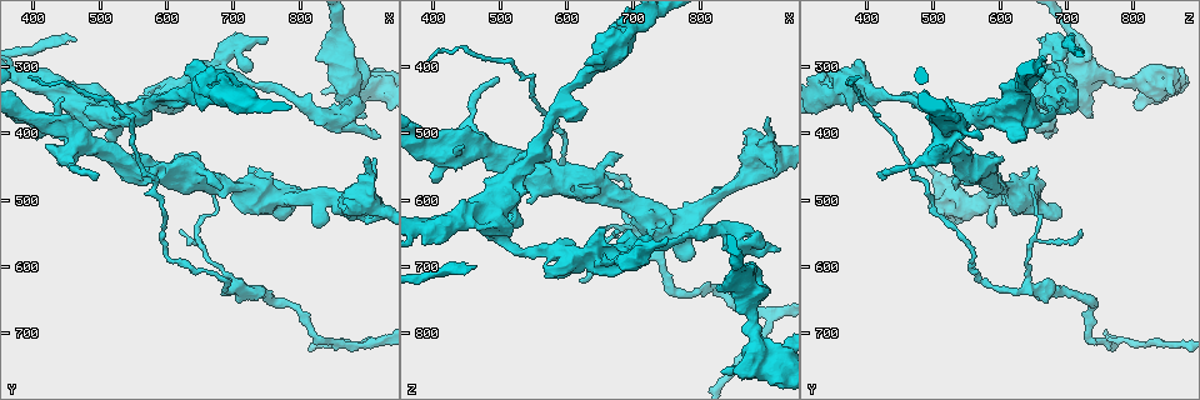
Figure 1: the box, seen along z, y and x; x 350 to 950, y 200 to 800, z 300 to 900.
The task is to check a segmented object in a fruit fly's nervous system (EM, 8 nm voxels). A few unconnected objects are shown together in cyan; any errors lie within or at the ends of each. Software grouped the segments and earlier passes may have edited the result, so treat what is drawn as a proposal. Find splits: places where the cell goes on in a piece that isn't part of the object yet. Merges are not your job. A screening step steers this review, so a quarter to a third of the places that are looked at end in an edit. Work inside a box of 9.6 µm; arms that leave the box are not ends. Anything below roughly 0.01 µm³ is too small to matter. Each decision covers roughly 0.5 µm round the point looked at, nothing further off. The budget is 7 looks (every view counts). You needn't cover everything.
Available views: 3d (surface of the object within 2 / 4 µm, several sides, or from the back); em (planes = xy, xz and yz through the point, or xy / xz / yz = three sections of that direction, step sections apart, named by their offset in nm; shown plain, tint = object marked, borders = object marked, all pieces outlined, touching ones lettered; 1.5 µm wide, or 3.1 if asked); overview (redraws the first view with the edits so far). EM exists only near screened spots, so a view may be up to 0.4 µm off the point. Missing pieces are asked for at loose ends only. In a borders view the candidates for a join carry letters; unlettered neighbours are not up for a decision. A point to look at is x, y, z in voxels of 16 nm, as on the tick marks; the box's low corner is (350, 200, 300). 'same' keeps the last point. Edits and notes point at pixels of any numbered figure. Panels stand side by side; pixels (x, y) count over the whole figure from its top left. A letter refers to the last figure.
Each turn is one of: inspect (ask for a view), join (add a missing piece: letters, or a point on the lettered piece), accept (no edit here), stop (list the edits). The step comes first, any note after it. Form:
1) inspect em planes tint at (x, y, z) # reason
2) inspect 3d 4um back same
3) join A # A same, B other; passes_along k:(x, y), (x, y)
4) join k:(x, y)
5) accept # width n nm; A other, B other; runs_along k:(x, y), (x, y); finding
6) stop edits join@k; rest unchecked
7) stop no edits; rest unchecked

inspect em xz step 8 tint at (465, 260, 705) # thin end

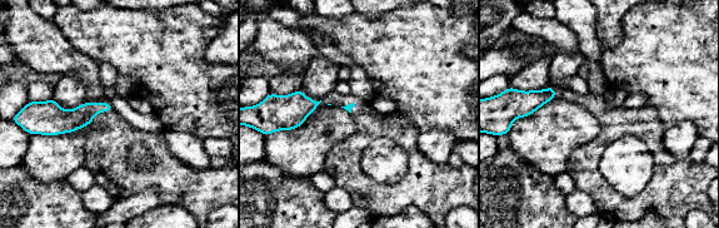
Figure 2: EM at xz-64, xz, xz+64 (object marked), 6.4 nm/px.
inspect em planes borders same

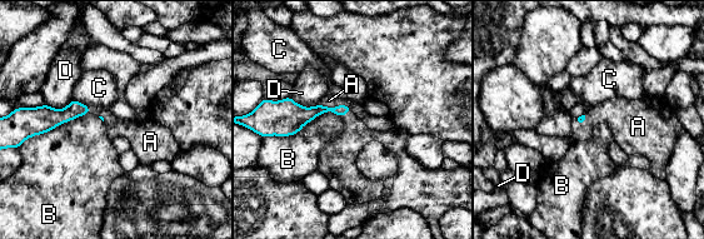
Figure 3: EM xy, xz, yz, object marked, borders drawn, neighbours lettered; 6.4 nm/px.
join A # A same, B other, C other, D other; passes_along 3:(296, 115), (334, 106), (329, 100); it goes on there

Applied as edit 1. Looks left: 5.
inspect overview

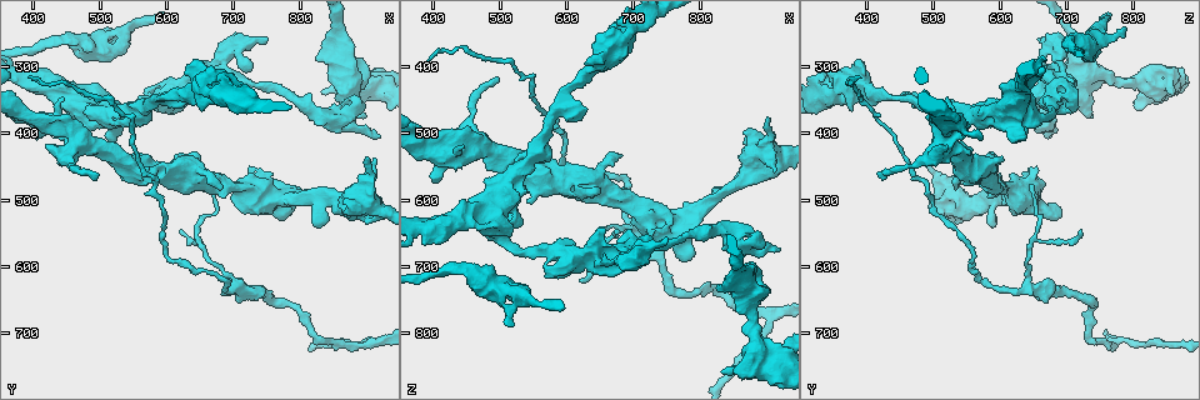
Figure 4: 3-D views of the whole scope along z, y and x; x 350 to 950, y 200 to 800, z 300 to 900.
inspect 3d 2um at (395, 320, 395) # end of a long branch

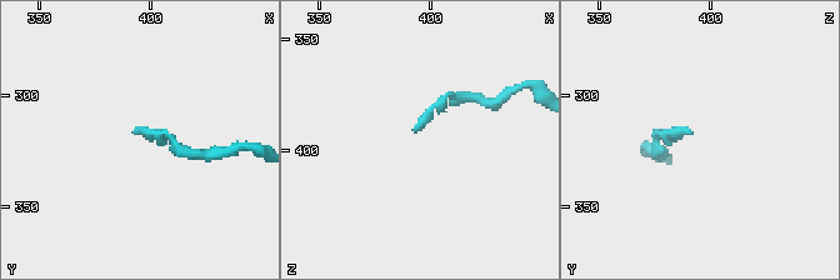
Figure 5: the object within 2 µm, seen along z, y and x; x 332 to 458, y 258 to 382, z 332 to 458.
inspect em planes borders at (394, 316, 391) # shape alone is not enough

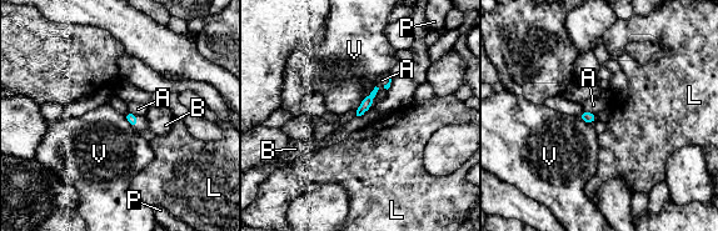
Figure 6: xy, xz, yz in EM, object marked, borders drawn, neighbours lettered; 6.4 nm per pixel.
accept # A other, B other, L other, P other, V other; border 6:(367, 110), (357, 116); none of them fits

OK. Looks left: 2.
inspect em xz step 4 borders at (630, 340, 465) # an open end

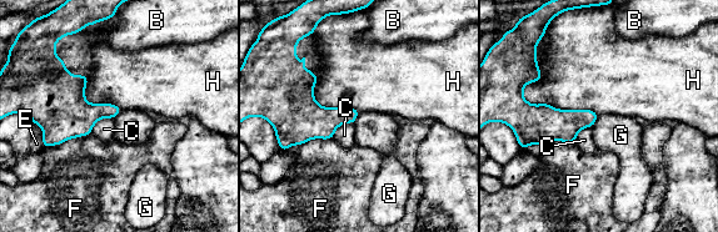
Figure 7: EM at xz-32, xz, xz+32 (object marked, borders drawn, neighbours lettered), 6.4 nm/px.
accept # B other, C other, E other, F other, G other, H other; border 7:(114, 117), (101, 117), (90, 134); none of them fits

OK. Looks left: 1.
stop edits join@3; rest unchecked

